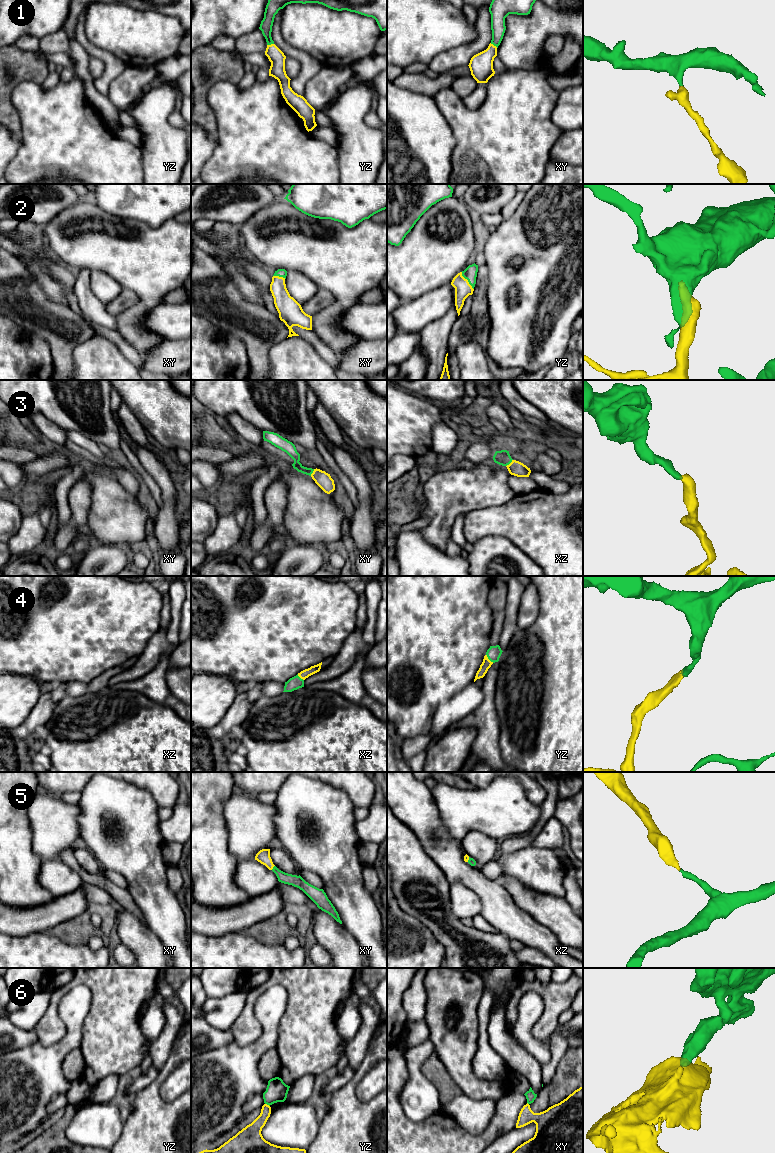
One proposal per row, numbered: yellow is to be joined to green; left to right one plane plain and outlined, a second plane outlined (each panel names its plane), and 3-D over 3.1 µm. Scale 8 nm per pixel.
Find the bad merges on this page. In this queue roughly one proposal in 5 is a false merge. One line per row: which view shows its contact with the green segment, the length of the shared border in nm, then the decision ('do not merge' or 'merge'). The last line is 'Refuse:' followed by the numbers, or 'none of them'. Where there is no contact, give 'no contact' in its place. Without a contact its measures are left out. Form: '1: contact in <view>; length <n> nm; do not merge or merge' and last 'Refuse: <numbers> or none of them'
1: contact in yz; length 60 nm; merge
2: contact in yz; length 170 nm; merge
3: contact in xz; length 80 nm; merge
4: contact in yz; length 90 nm; merge
5: contact in xy; length 50 nm; merge
6: contact in yz; length 50 nm; do not merge
Refuse: 6

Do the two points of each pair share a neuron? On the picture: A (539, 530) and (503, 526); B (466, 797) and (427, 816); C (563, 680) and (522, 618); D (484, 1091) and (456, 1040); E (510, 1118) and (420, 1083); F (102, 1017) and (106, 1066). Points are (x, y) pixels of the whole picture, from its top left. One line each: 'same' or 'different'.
A: same
B: different
C: different
D: same
E: different
F: same

